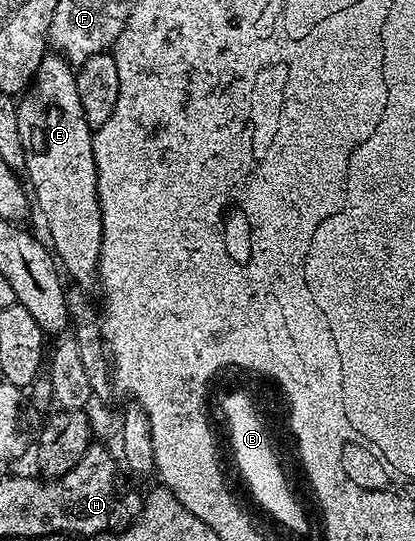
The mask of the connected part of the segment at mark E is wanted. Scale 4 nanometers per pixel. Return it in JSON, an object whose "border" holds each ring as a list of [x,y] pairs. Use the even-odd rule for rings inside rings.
{"border":[[[48,53],[44,55],[31,86],[28,87],[26,91],[22,92],[21,98],[18,100],[19,112],[17,113],[17,129],[21,129],[21,145],[25,149],[25,179],[29,184],[30,194],[33,196],[34,206],[35,203],[39,206],[39,211],[43,214],[44,221],[47,222],[47,231],[51,234],[49,243],[53,248],[53,254],[56,260],[61,264],[62,270],[69,276],[69,279],[69,274],[71,274],[72,280],[70,279],[70,282],[74,284],[74,286],[91,289],[94,283],[96,286],[97,276],[99,274],[99,258],[101,257],[103,230],[101,229],[101,205],[97,197],[97,165],[93,161],[93,141],[91,140],[93,128],[85,121],[85,109],[81,109],[81,97],[77,97],[75,73],[76,68],[68,63],[62,55],[58,53]]]}

